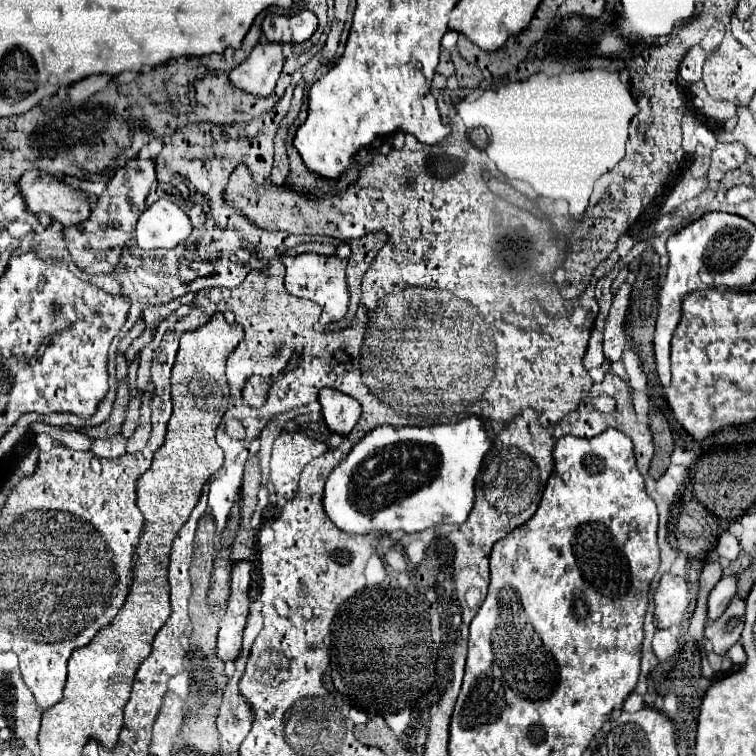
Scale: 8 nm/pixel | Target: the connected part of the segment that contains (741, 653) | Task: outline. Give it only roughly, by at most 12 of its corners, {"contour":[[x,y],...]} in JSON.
{"contour":[[741,644],[731,646],[725,652],[733,664],[745,662],[745,650]]}

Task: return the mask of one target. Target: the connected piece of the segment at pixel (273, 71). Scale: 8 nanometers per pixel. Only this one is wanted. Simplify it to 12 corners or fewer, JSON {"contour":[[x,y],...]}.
{"contour":[[259,42],[229,80],[269,96],[283,68],[277,42]]}

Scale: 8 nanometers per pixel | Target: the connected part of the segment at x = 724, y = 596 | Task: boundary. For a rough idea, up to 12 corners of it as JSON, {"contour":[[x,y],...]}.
{"contour":[[723,576],[709,594],[709,622],[735,596],[735,576]]}

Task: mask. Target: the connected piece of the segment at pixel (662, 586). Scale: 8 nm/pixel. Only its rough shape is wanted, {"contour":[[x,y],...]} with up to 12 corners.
{"contour":[[665,574],[655,590],[655,626],[681,624],[689,588]]}

